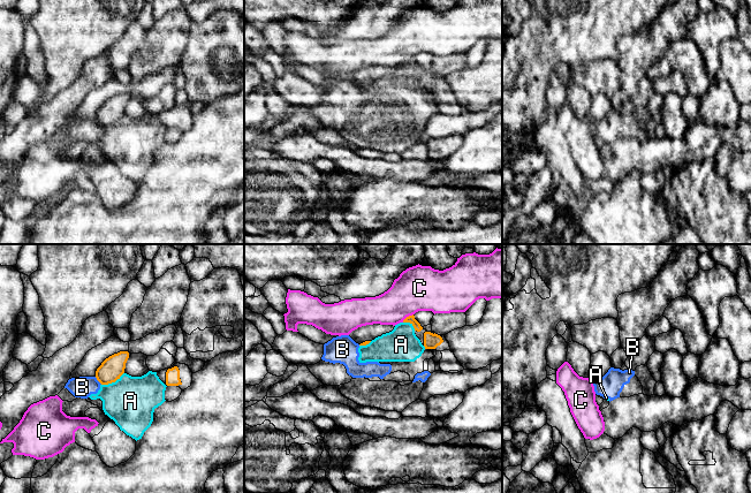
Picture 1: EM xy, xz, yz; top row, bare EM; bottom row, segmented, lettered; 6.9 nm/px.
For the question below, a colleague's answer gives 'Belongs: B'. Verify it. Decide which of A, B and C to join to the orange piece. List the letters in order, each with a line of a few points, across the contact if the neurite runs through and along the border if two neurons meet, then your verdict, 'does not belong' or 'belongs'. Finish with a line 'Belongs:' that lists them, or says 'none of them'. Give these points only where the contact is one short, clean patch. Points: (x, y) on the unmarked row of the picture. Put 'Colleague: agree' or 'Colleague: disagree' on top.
Colleague: disagree
A: does not belong
B: line xy (95, 119), (101, 126); does not belong
C: line xz (412, 55), (402, 63); does not belong
Belongs: none of them

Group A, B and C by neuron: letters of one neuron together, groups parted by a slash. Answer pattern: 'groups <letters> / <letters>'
groups A B / C

